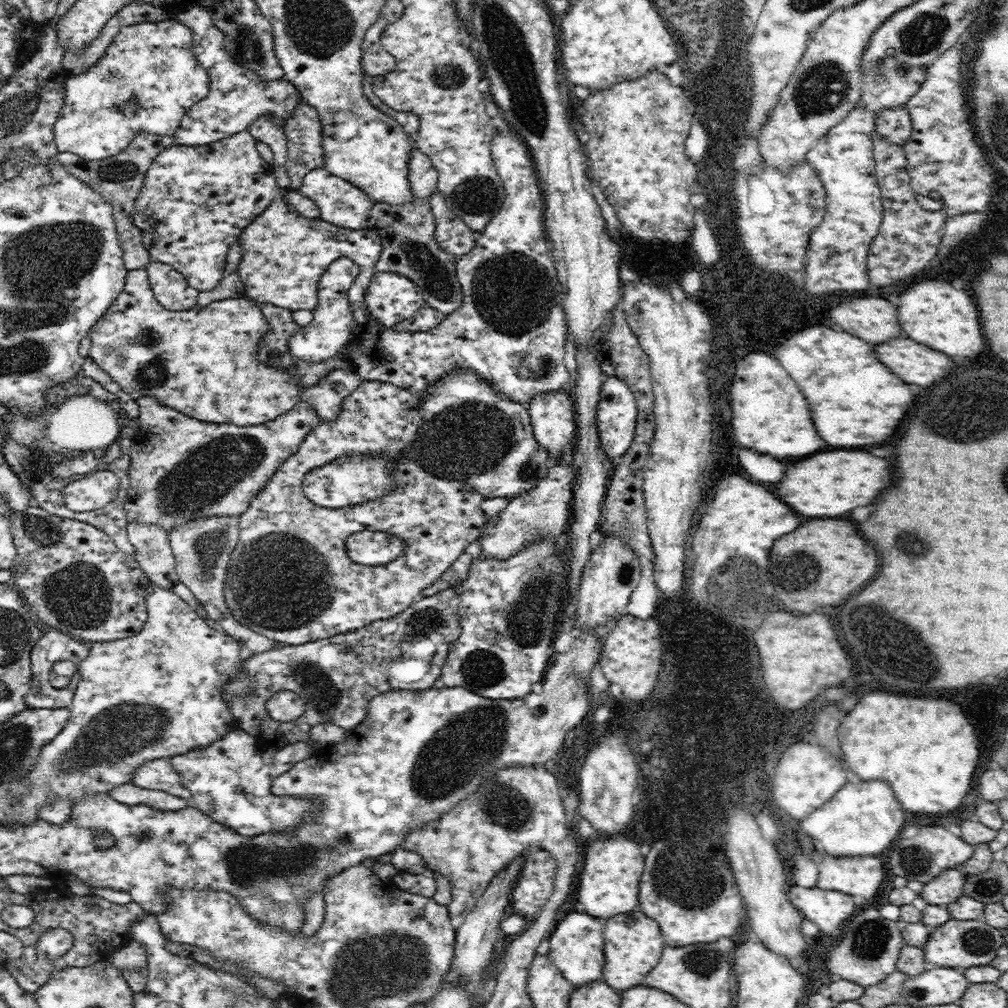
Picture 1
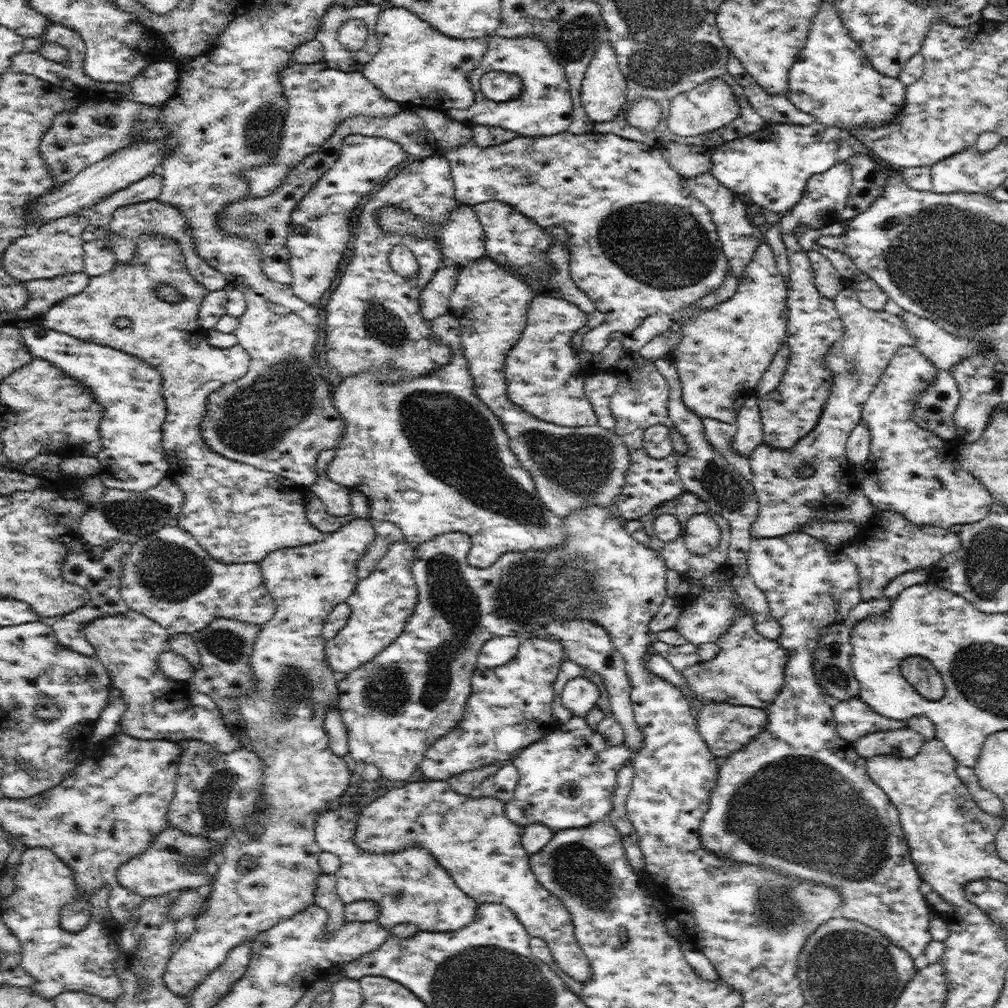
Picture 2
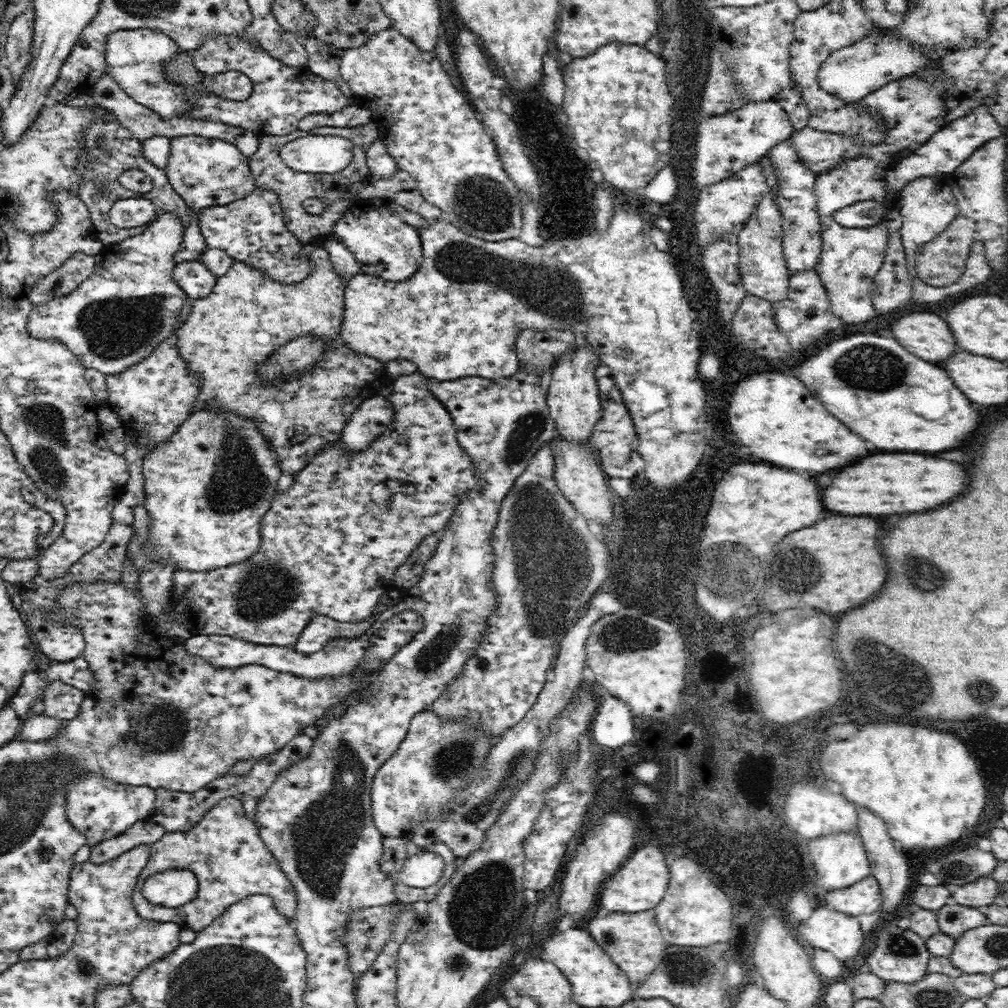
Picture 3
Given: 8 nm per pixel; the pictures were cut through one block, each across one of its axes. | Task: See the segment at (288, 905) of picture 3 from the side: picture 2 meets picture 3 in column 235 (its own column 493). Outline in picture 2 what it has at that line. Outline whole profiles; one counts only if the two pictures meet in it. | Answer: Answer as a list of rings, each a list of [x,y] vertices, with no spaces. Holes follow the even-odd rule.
[[[421,780],[381,792],[371,804],[365,804],[365,808],[357,814],[353,842],[357,844],[359,850],[369,854],[397,854],[409,848],[425,848],[437,860],[437,864],[441,864],[449,872],[449,878],[457,884],[457,888],[461,888],[461,892],[473,898],[477,906],[481,904],[507,906],[515,914],[515,918],[525,926],[531,938],[539,938],[547,944],[549,952],[553,954],[553,960],[557,962],[559,968],[563,968],[563,972],[567,972],[579,982],[585,982],[591,976],[591,966],[585,952],[577,944],[573,932],[575,930],[573,916],[559,896],[551,894],[535,880],[529,864],[529,852],[521,846],[523,830],[525,828],[521,824],[515,824],[505,816],[505,804],[497,798],[463,796],[455,792],[449,782]]]

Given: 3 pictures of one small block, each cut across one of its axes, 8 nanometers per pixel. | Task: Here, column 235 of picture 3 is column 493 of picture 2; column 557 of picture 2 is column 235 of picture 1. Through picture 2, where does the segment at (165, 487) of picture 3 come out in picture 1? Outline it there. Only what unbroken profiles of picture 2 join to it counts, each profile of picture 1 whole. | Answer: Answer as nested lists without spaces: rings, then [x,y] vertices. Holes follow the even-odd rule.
[[[226,516],[226,518],[198,518],[186,522],[182,528],[174,528],[168,532],[168,540],[176,558],[176,572],[178,580],[190,590],[196,602],[200,602],[202,610],[206,610],[208,618],[214,620],[214,624],[222,626],[228,636],[232,636],[242,650],[250,650],[250,656],[262,656],[266,652],[280,650],[282,644],[276,644],[274,640],[256,634],[248,626],[240,624],[234,614],[228,608],[226,602],[226,582],[228,582],[228,570],[230,570],[230,556],[236,550],[240,542],[240,530],[238,530],[240,518],[238,516]]]

